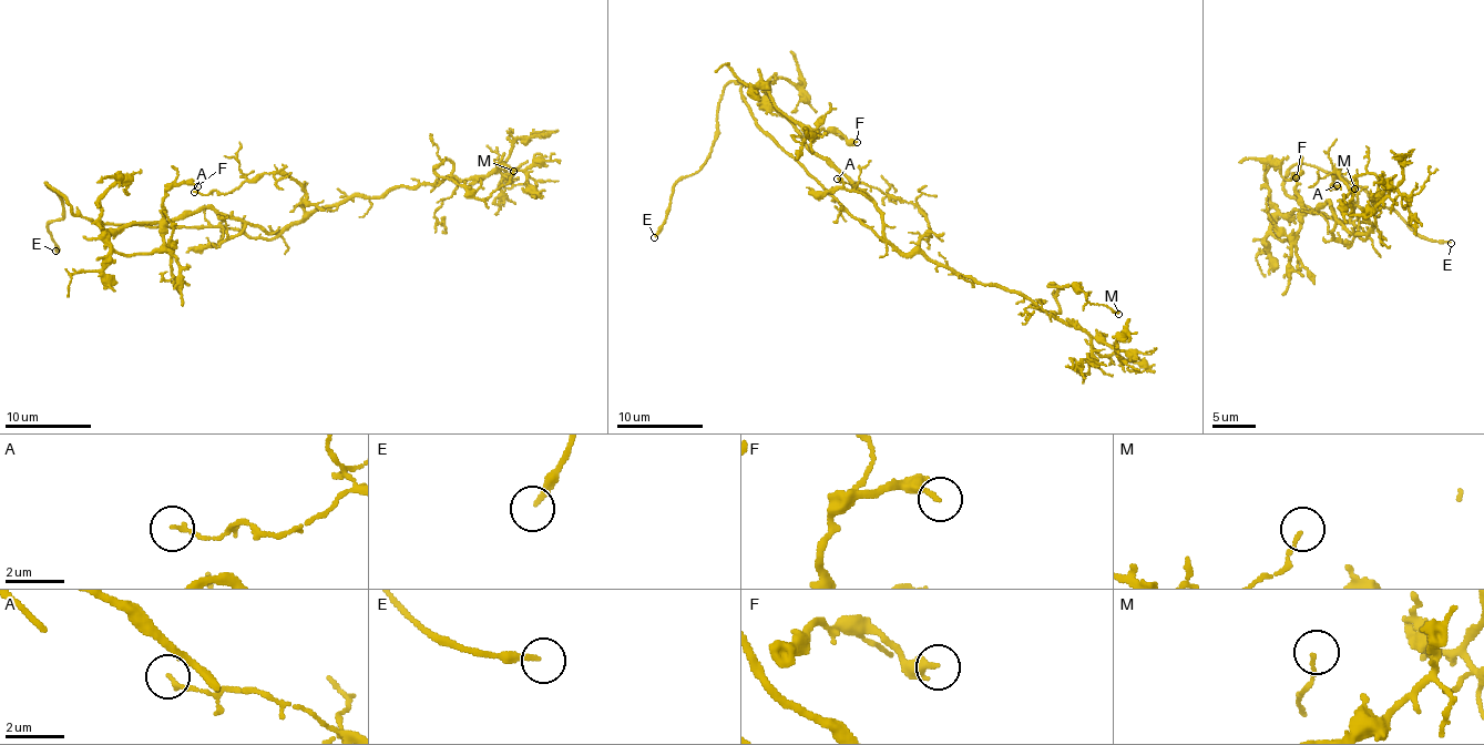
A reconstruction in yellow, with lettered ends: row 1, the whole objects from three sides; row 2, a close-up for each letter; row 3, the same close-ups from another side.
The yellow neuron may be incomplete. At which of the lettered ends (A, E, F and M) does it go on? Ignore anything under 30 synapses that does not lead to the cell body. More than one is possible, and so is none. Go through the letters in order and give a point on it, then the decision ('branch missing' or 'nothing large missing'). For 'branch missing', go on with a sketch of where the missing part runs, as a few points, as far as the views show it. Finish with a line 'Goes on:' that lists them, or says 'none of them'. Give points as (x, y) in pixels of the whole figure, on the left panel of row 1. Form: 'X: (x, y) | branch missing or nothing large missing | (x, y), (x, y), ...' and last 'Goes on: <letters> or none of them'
A: (194, 192) | nothing large missing
E: (55, 251) | branch missing | (55, 251), (54, 261), (68, 267), (70, 273)
F: (197, 186) | nothing large missing
M: (513, 171) | nothing large missing
Goes on: E

